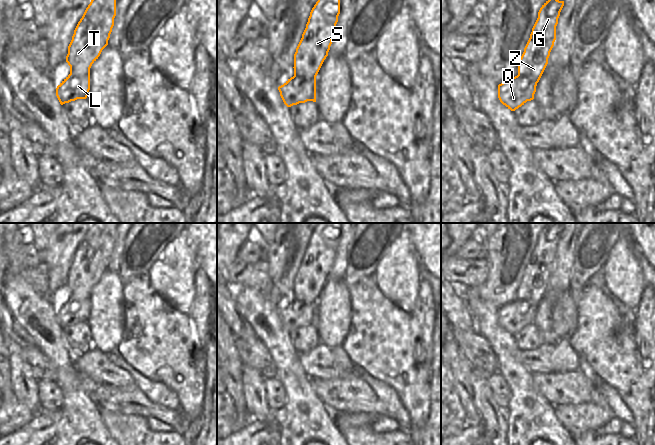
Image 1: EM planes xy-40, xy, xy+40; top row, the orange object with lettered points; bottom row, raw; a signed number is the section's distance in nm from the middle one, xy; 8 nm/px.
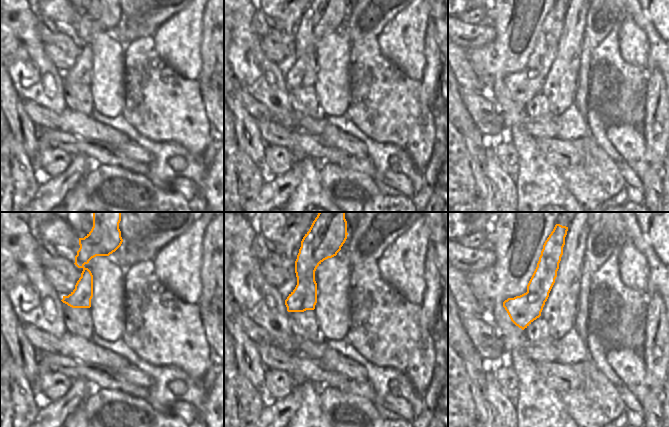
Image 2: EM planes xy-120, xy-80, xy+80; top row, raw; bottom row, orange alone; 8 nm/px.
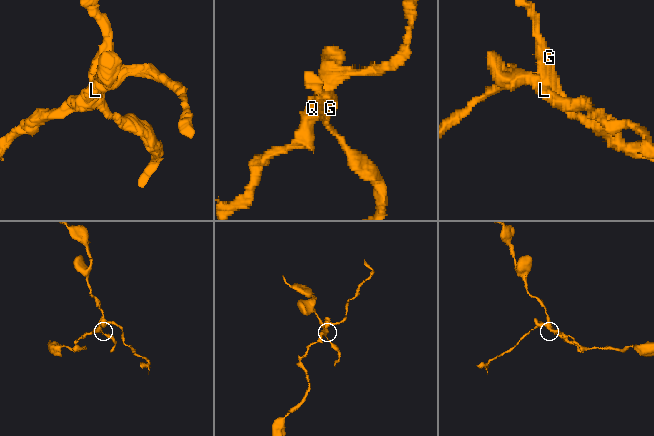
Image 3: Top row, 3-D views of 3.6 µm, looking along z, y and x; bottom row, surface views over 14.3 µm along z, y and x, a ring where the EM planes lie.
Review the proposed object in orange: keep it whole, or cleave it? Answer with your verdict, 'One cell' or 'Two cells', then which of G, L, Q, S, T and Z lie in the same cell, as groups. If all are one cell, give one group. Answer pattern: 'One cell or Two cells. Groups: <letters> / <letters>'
Two cells. Groups: G S T Z / L Q

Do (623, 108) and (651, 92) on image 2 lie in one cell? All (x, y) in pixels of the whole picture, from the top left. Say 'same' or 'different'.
different

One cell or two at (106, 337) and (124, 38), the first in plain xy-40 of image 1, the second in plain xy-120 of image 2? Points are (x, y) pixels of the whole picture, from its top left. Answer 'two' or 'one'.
two

